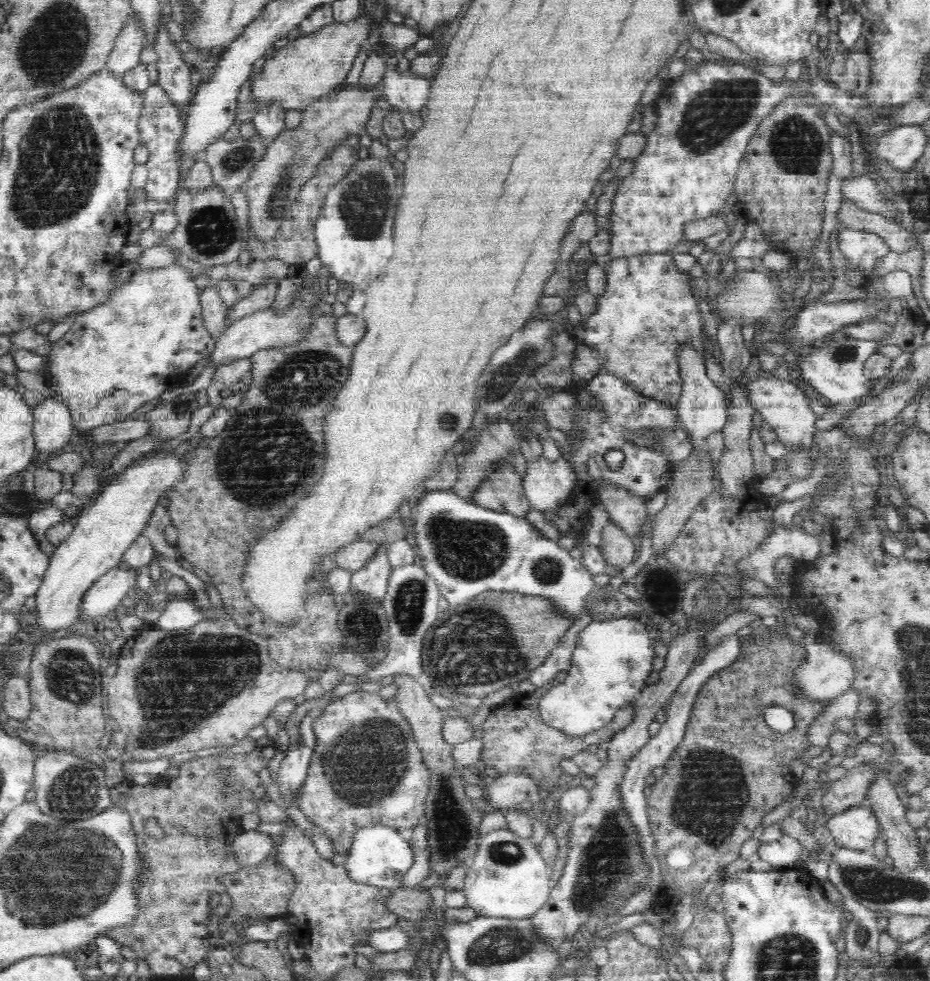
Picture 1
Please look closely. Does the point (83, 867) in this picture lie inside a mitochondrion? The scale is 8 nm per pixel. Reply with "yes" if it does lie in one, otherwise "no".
yes

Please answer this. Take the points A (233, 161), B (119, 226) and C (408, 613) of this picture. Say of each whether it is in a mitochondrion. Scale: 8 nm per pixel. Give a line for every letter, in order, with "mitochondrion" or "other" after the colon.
A: mitochondrion
B: other
C: mitochondrion

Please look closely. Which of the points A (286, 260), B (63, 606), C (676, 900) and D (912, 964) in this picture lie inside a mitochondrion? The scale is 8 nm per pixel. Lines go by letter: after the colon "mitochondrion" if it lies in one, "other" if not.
A: other
B: other
C: other
D: other

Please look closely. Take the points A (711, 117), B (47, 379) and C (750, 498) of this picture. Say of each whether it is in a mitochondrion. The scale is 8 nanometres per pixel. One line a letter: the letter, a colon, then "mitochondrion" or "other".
A: mitochondrion
B: other
C: other

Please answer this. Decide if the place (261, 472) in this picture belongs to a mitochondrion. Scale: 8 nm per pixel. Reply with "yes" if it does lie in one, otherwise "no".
yes

